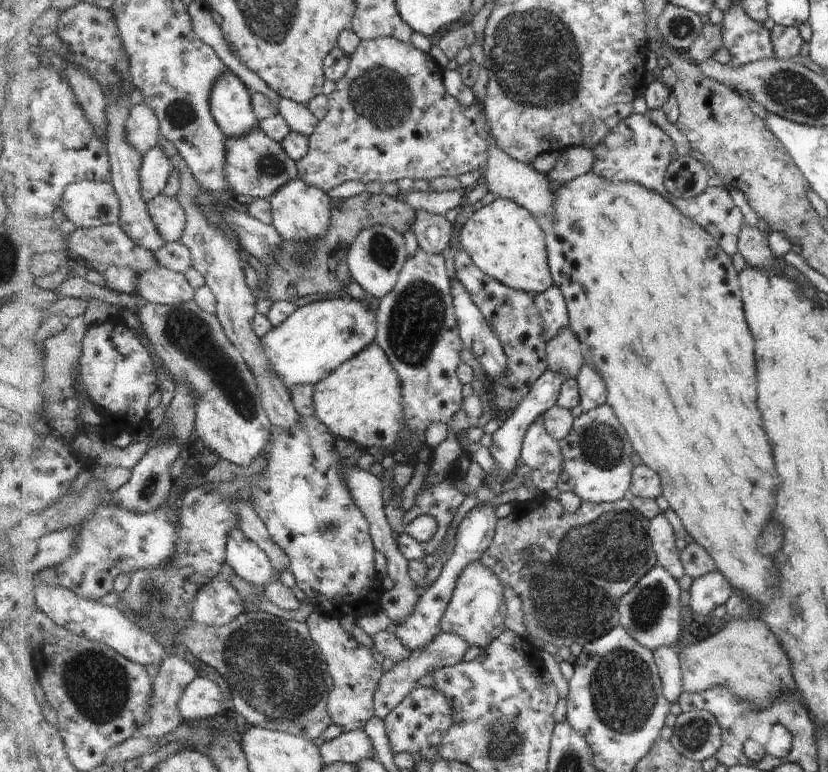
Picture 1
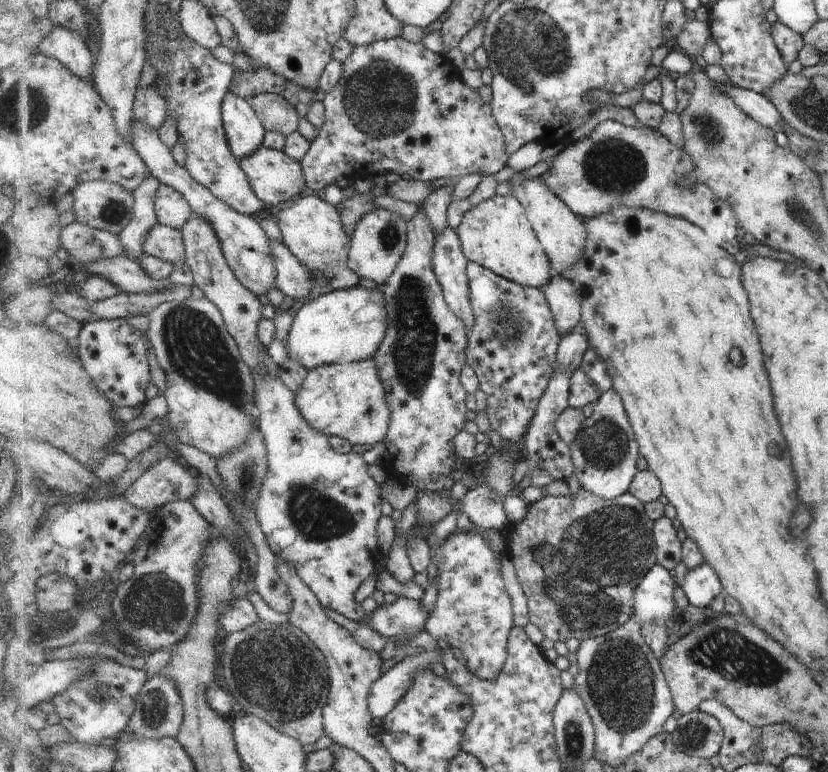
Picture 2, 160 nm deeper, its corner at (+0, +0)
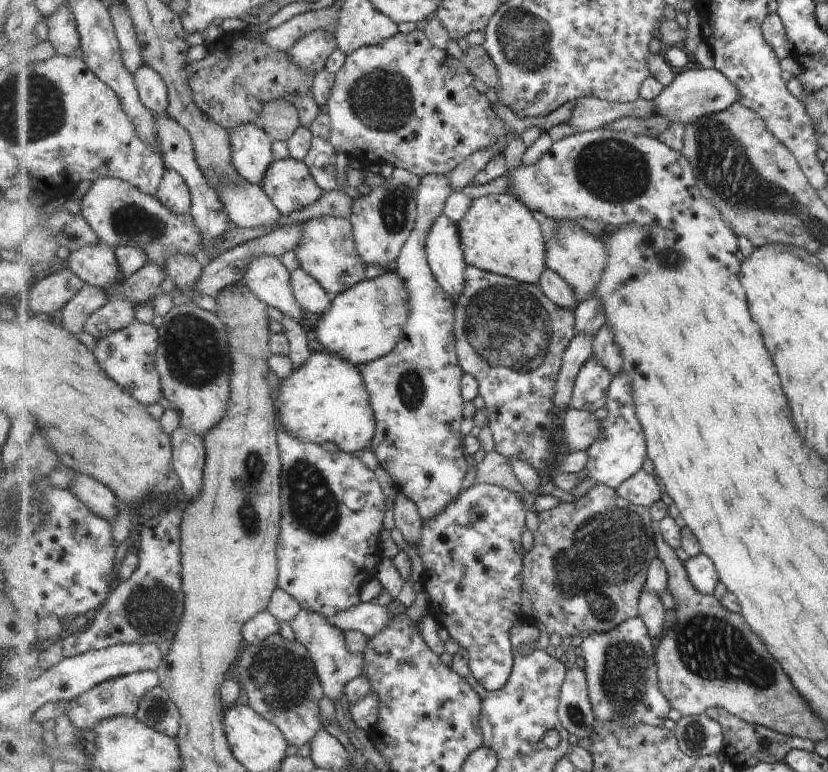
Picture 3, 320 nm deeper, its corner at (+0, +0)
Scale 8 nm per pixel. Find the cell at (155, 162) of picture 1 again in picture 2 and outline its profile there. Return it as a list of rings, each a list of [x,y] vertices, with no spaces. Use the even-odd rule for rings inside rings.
[[[150,174],[141,187],[132,191],[136,200],[133,220],[119,236],[121,244],[126,247],[128,258],[137,262],[145,255],[144,244],[148,235],[160,224],[154,200],[161,183],[157,177]]]

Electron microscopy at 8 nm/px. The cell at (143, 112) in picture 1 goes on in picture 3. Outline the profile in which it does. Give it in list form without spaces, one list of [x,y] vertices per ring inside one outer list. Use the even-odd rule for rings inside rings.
[[[143,65],[134,75],[141,102],[151,110],[154,115],[168,114],[170,100],[168,87],[163,78],[149,66]]]

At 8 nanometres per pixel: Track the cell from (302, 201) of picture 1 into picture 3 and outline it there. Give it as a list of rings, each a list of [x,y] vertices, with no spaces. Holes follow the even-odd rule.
[[[317,216],[303,222],[303,236],[295,250],[302,268],[321,284],[329,296],[341,295],[365,281],[365,262],[357,252],[353,224],[349,219],[335,216]]]

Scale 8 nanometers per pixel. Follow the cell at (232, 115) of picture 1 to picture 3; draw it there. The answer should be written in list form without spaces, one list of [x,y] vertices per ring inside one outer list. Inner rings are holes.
[[[245,122],[229,130],[233,166],[242,178],[261,185],[273,164],[272,139],[256,122]]]

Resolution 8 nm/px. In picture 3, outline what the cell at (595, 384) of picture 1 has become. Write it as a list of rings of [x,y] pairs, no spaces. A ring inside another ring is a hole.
[[[605,326],[593,342],[593,358],[601,360],[601,364],[605,366],[613,374],[617,376],[624,368],[624,354],[621,352],[621,346],[617,344],[616,336],[613,336],[613,328]]]

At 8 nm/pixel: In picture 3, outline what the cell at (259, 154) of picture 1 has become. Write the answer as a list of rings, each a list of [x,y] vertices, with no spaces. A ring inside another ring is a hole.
[[[292,157],[285,160],[274,159],[260,186],[280,210],[281,215],[285,216],[295,210],[313,206],[325,194],[313,178],[306,161]]]

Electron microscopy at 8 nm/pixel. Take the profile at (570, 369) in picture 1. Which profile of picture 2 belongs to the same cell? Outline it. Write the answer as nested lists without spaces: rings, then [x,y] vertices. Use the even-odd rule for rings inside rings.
[[[554,274],[550,283],[541,290],[547,297],[563,338],[582,322],[582,306],[575,285],[572,285],[563,275]]]

